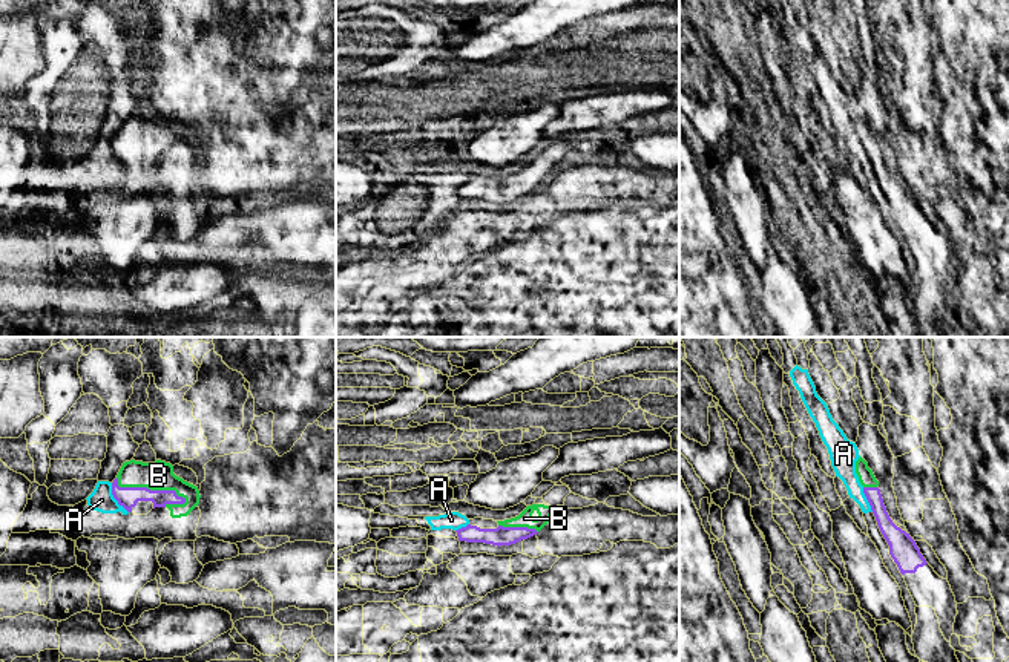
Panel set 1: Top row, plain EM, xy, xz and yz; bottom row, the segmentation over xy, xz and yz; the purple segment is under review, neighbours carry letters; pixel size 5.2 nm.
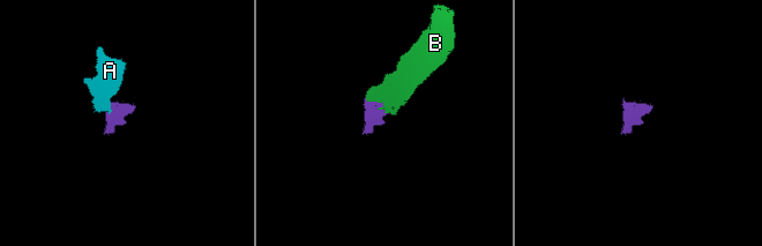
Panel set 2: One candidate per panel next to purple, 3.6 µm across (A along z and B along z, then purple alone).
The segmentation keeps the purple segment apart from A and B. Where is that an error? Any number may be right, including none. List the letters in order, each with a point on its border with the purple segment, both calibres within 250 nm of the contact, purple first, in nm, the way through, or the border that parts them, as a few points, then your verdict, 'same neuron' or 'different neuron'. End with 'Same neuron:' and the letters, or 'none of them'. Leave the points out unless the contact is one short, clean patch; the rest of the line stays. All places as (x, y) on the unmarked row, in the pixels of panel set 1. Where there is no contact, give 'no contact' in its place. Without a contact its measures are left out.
A: xy (114, 154) | 110/130 nm | along xy (111, 140), (114, 155), (128, 169) | different neuron
B: xy (149, 146) | 110/150 nm | same neuron
Same neuron: B

